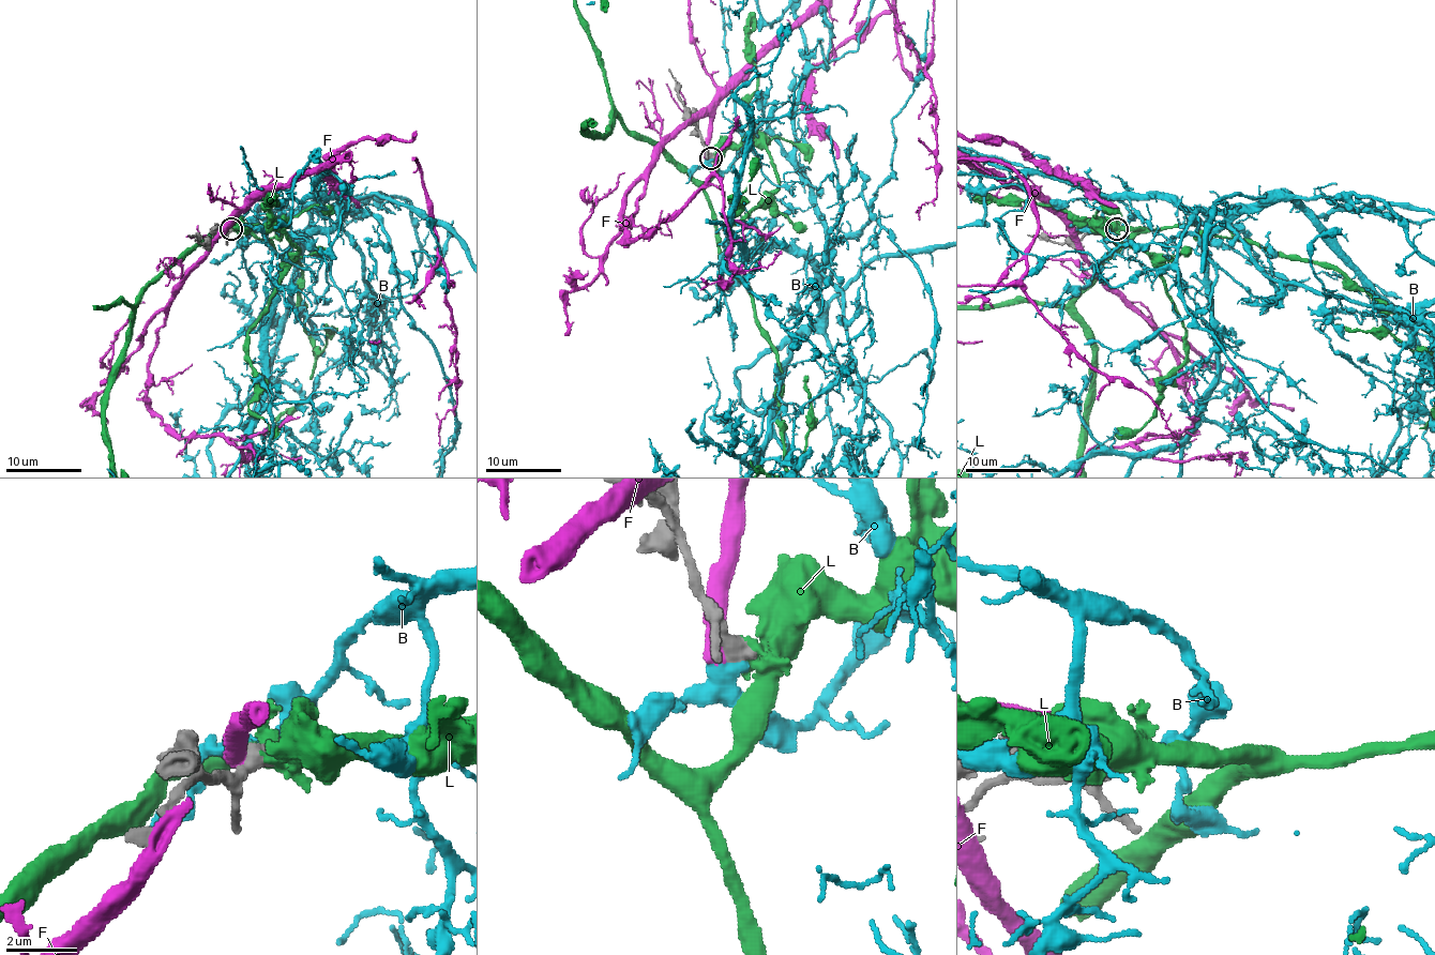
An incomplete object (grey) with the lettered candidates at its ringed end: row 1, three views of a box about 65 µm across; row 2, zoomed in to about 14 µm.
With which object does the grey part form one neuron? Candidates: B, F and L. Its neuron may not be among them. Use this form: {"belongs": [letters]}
{"belongs": ["B"]}

